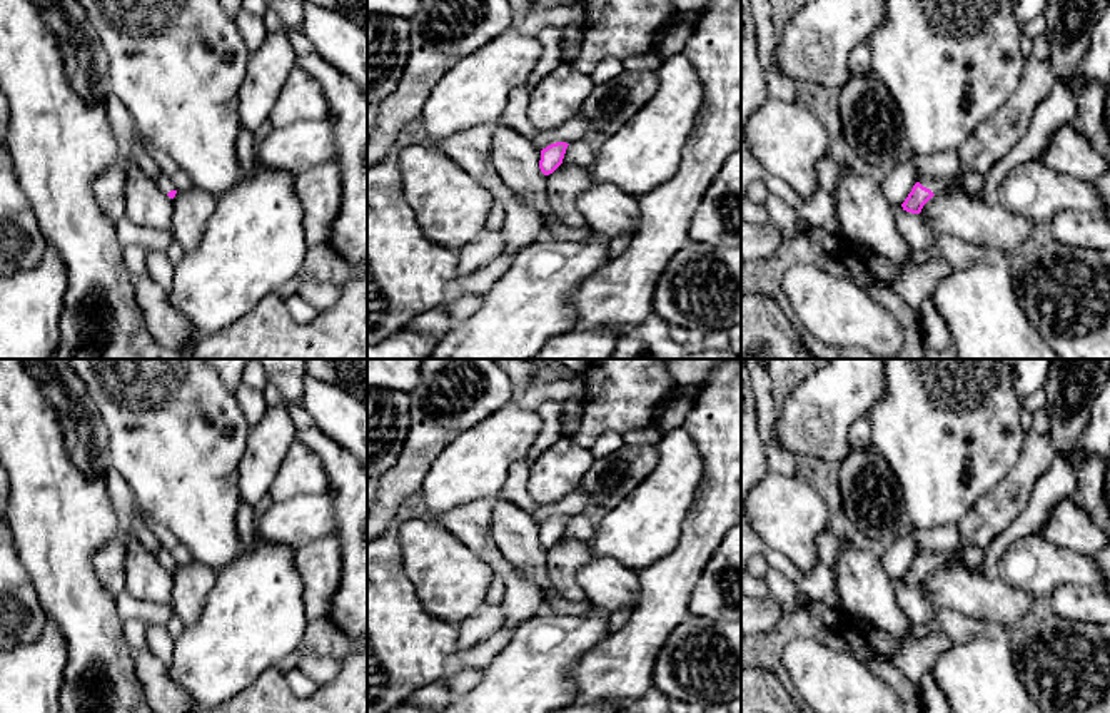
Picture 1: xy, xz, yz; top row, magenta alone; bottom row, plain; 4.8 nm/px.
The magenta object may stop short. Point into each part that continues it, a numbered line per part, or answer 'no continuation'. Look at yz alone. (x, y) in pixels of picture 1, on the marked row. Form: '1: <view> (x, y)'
1: yz (950, 184)

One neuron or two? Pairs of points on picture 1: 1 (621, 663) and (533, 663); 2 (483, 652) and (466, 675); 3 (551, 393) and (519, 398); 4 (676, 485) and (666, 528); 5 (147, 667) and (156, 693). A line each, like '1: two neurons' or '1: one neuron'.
1: two neurons
2: two neurons
3: one neuron
4: one neuron
5: one neuron

